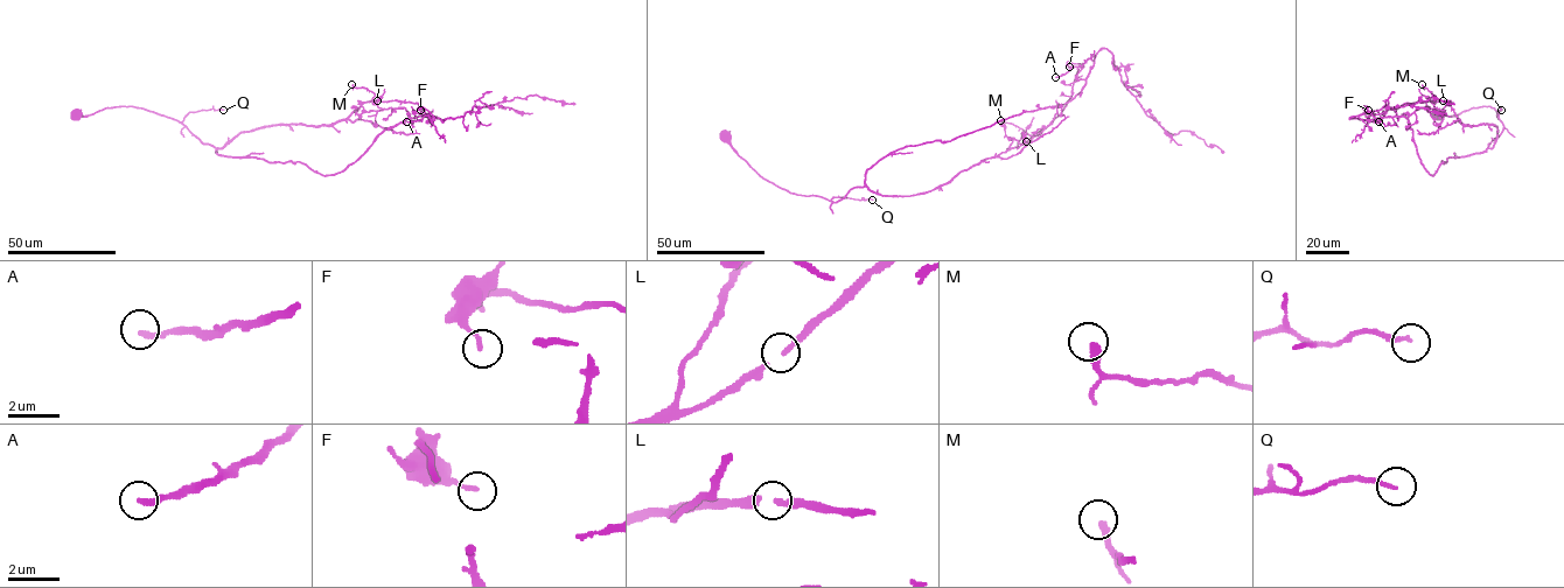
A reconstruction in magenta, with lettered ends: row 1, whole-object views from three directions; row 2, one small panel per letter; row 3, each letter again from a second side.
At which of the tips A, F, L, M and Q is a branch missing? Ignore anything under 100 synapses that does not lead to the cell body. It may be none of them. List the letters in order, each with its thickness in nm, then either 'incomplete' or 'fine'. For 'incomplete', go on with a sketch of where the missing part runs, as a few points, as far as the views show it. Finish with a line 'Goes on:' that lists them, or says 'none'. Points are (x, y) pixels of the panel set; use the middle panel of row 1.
A: 220 nm thick; fine
F: 150 nm thick; fine
L: 170 nm thick; fine
M: 280 nm thick; fine
Q: 160 nm thick; fine
Goes on: none

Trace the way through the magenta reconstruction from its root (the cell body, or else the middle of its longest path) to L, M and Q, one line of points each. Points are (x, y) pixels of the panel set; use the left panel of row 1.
L: (76, 116), (140, 107), (181, 121), (218, 154), (301, 162), (327, 175), (385, 130), (437, 117), (377, 100)
M: (76, 116), (133, 106), (222, 147), (266, 126), (346, 120), (375, 96), (351, 84)
Q: (76, 116), (133, 106), (182, 121), (190, 112), (223, 110)

